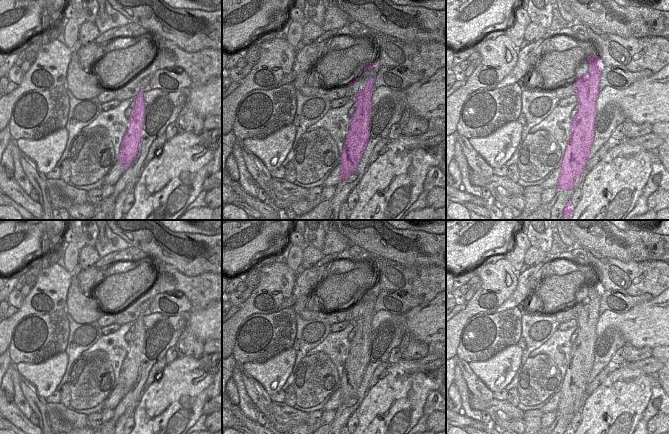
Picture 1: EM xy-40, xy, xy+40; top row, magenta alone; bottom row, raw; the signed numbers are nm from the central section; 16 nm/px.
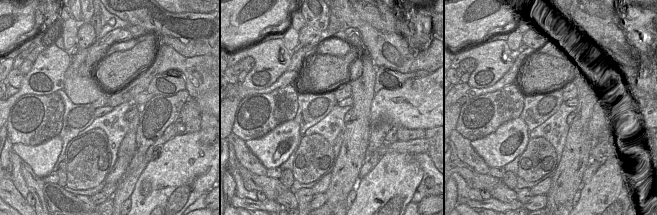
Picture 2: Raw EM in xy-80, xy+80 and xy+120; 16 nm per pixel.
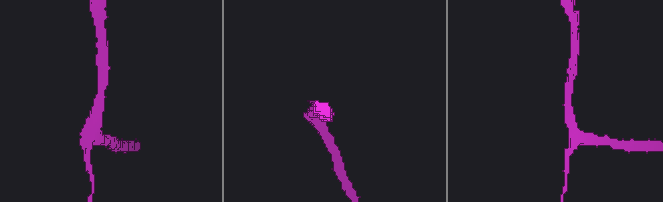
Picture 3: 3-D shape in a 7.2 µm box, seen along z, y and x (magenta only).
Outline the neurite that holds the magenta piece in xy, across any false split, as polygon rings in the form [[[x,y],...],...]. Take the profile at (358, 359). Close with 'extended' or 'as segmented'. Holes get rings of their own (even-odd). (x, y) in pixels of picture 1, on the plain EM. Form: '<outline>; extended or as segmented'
[[[375,302],[368,303],[365,311],[359,314],[354,322],[356,333],[353,340],[350,341],[350,352],[340,382],[340,406],[356,394],[369,365],[374,305]]]; as segmented

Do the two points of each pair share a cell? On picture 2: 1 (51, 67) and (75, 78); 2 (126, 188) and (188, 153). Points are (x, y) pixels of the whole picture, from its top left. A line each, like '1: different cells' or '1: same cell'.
1: different cells
2: different cells

